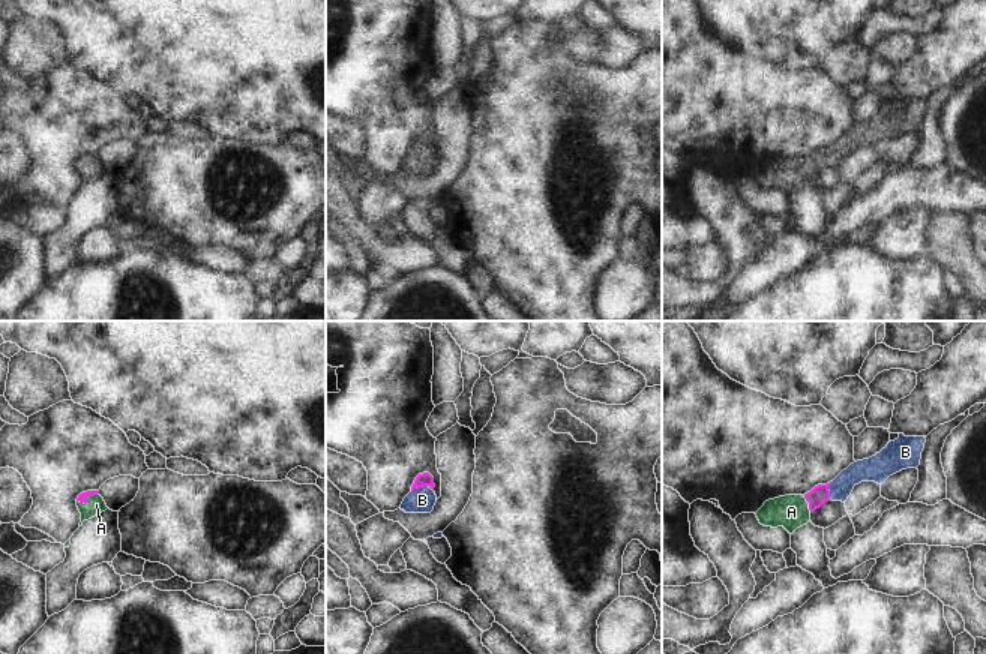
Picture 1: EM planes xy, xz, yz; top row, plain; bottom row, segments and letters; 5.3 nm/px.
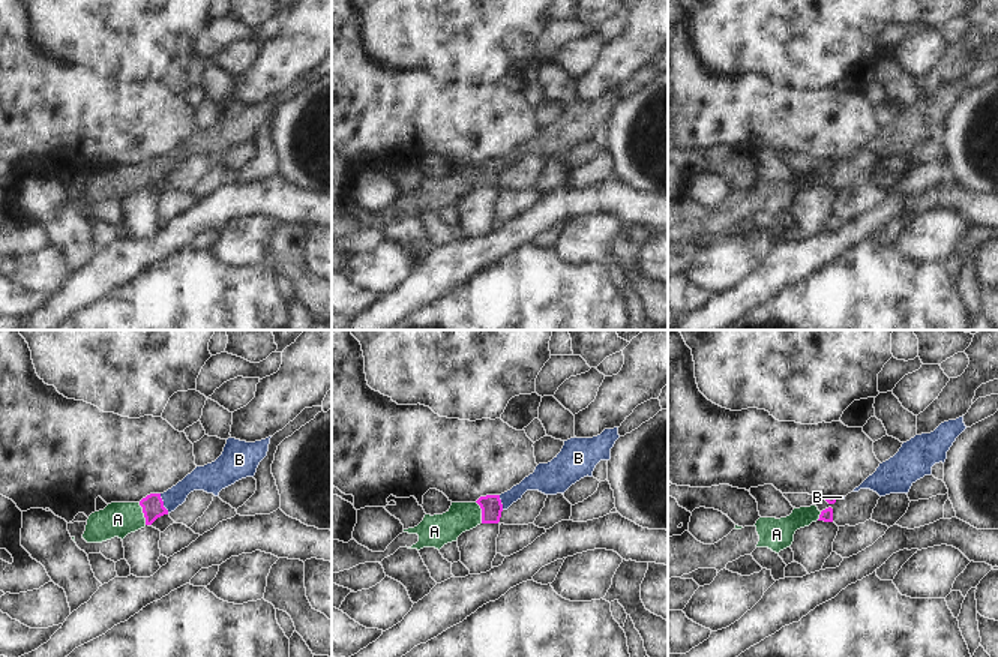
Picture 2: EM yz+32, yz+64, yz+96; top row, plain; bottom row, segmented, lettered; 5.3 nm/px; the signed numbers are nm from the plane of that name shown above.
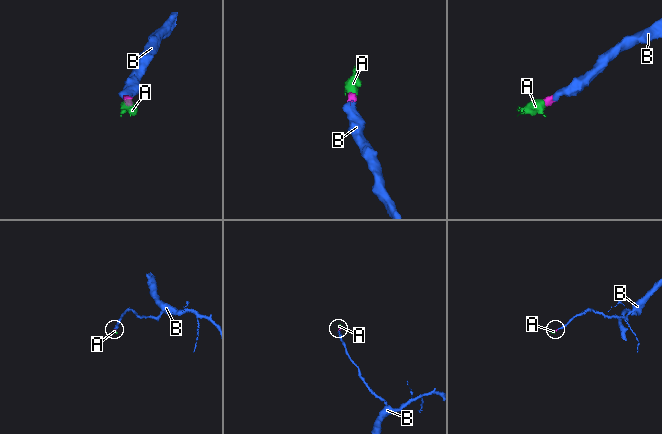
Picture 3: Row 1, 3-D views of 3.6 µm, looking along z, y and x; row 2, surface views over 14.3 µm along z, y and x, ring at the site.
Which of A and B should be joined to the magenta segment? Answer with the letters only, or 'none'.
A, B

